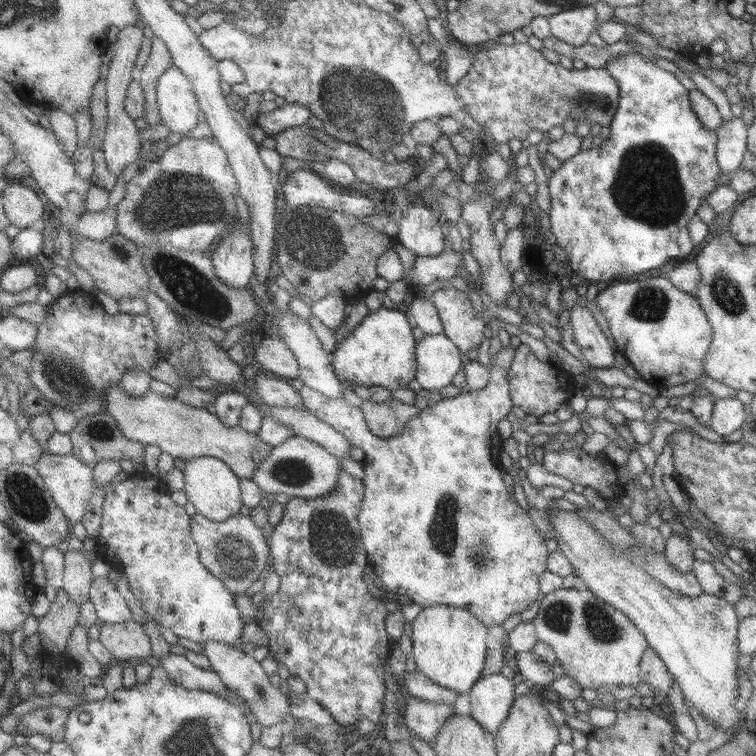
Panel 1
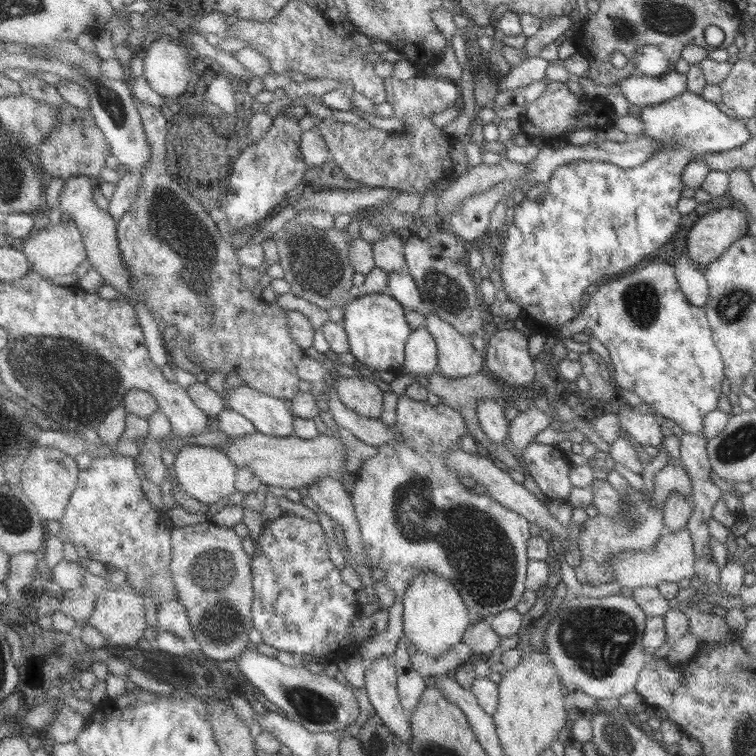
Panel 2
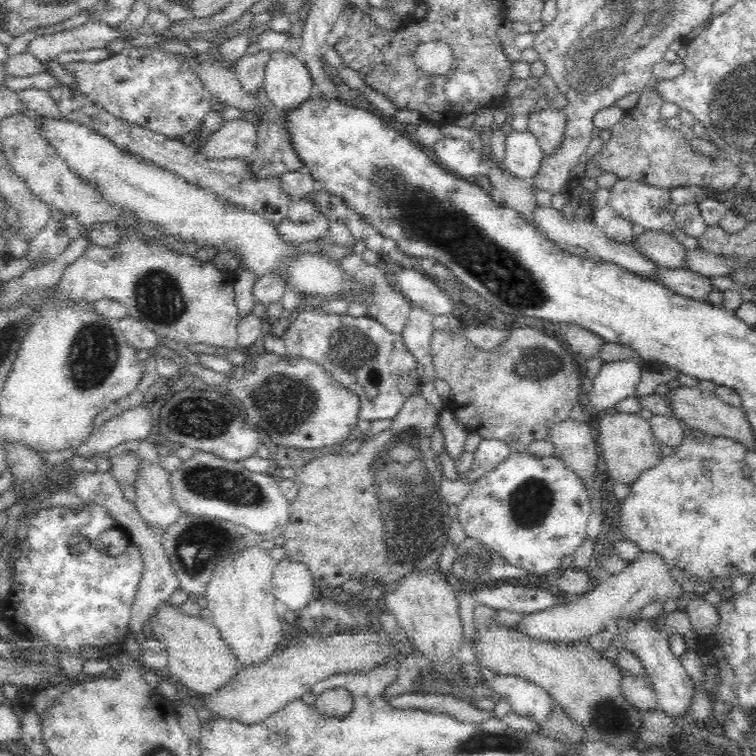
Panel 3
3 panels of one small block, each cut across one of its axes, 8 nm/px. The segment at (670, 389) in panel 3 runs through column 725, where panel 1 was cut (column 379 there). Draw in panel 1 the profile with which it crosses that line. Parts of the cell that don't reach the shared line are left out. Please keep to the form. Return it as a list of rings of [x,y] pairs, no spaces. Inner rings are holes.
[[[397,399],[383,402],[383,404],[365,401],[362,409],[370,429],[374,434],[385,439],[401,434],[407,423],[421,411],[415,405],[402,404]]]

